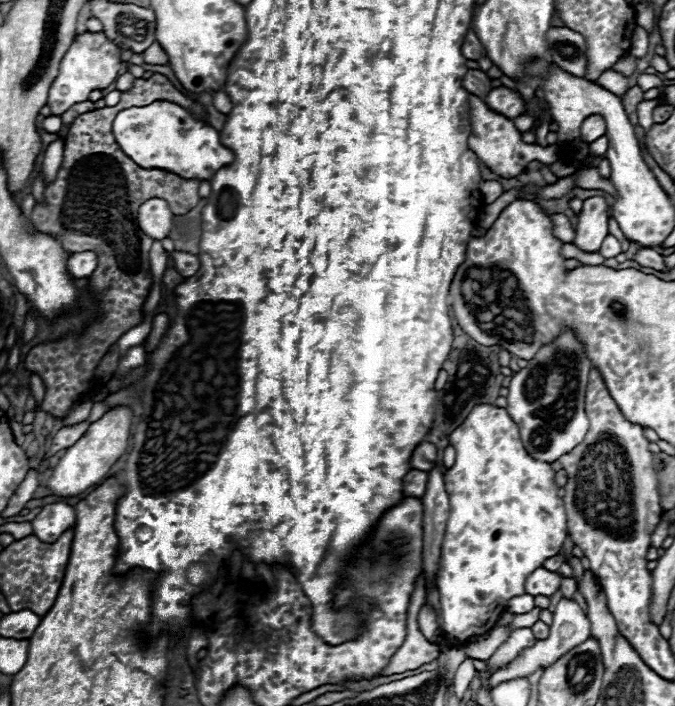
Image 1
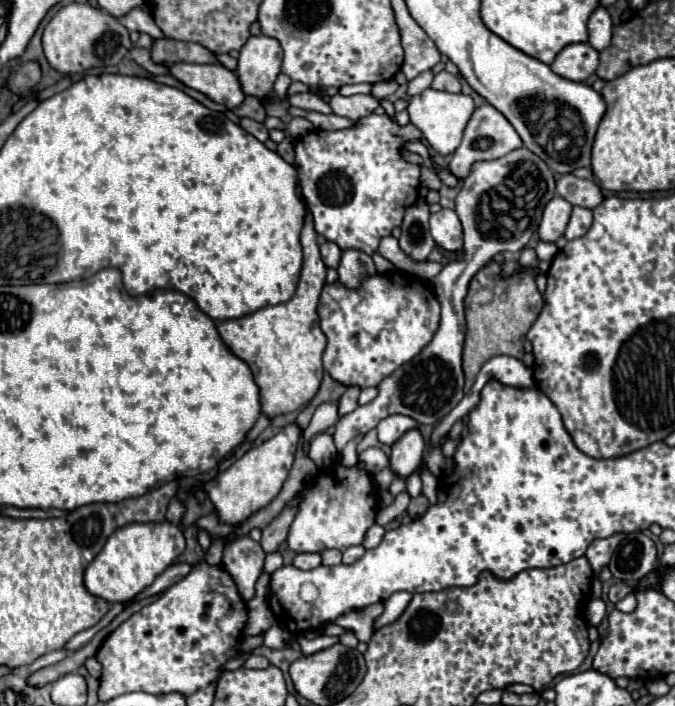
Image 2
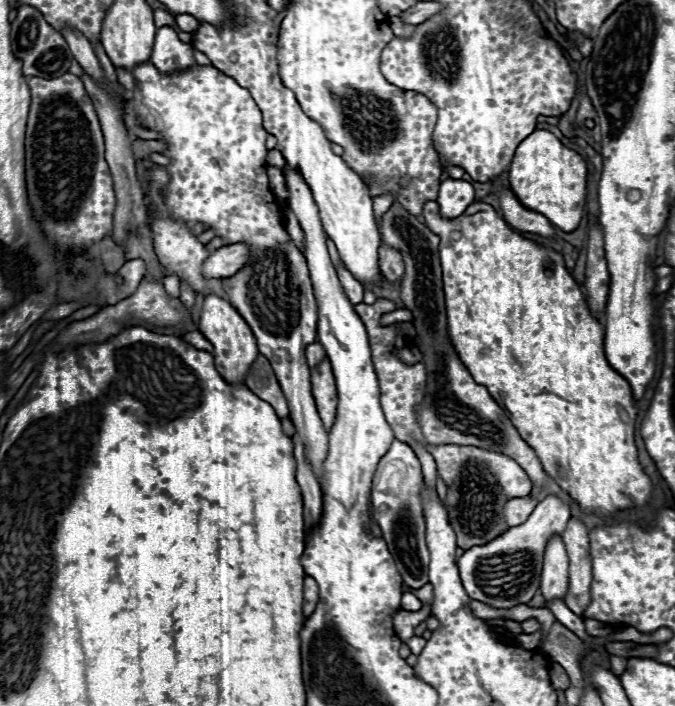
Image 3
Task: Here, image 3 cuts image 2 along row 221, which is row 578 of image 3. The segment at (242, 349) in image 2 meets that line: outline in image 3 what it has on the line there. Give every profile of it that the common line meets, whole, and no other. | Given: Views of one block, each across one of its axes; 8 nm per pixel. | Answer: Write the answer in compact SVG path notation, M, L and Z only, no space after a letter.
M306 576L304 578L304 614L312 614L314 608L318 604L318 586L314 582L314 578Z

